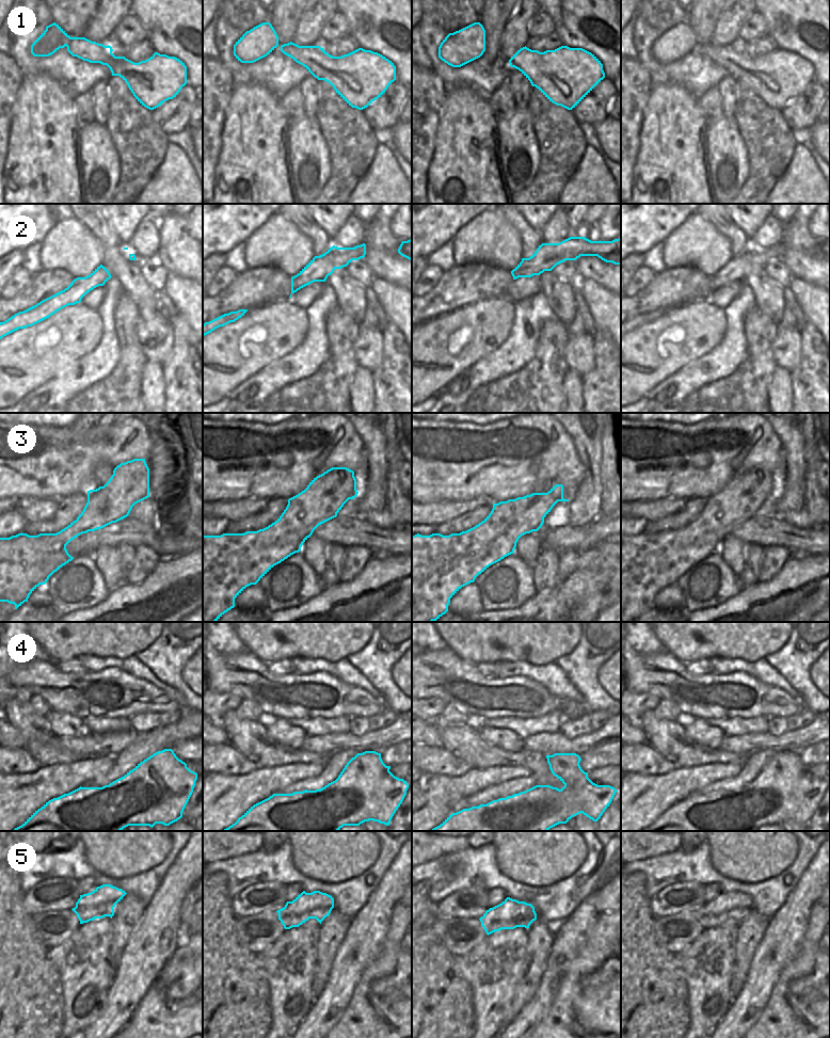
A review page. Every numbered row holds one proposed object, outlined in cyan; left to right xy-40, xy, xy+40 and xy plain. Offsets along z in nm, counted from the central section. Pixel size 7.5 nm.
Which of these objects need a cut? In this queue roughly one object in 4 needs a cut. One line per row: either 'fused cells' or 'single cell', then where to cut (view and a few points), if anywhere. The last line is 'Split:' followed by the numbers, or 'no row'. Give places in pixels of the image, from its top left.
1: single cell | no cut
2: single cell | no cut
3: single cell | no cut
4: single cell | no cut
5: single cell | no cut
Split: no row

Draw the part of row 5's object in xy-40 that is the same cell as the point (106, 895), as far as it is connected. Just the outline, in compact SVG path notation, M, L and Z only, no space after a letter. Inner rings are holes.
M102 884L91 893L80 895L76 907L71 910L77 914L80 924L105 916L112 919L113 908L126 894L122 889L111 884Z

